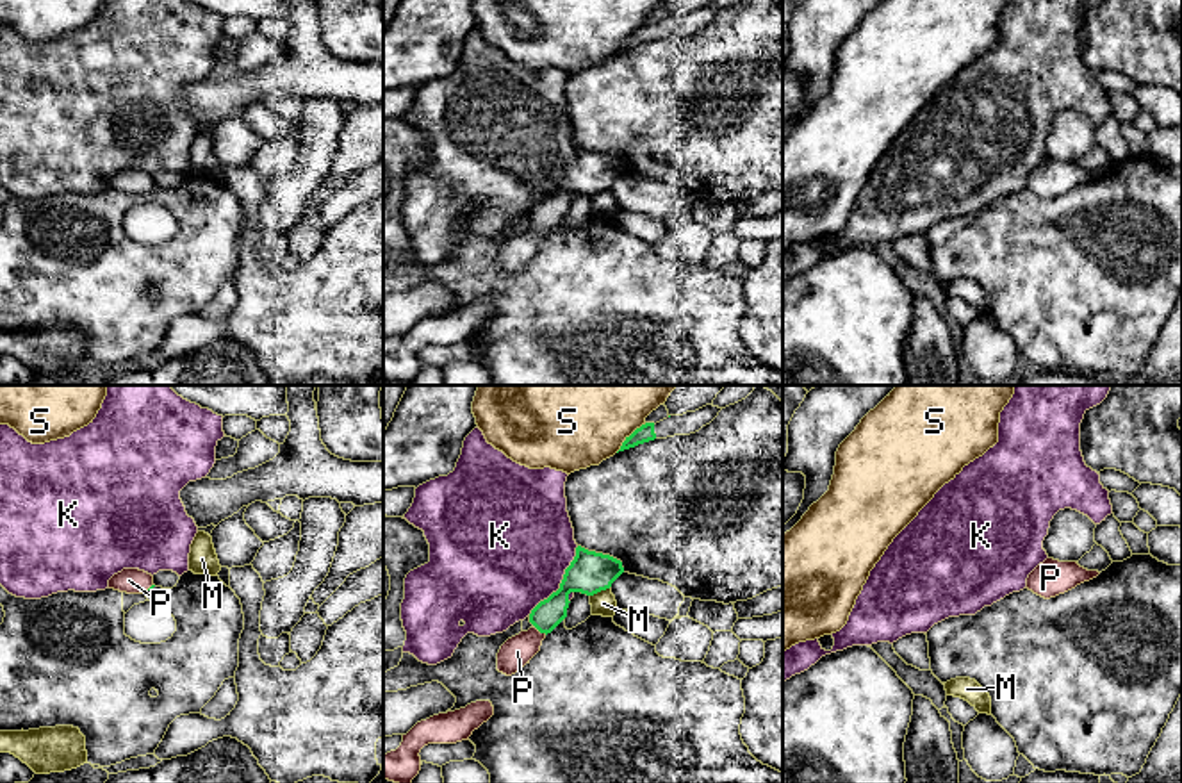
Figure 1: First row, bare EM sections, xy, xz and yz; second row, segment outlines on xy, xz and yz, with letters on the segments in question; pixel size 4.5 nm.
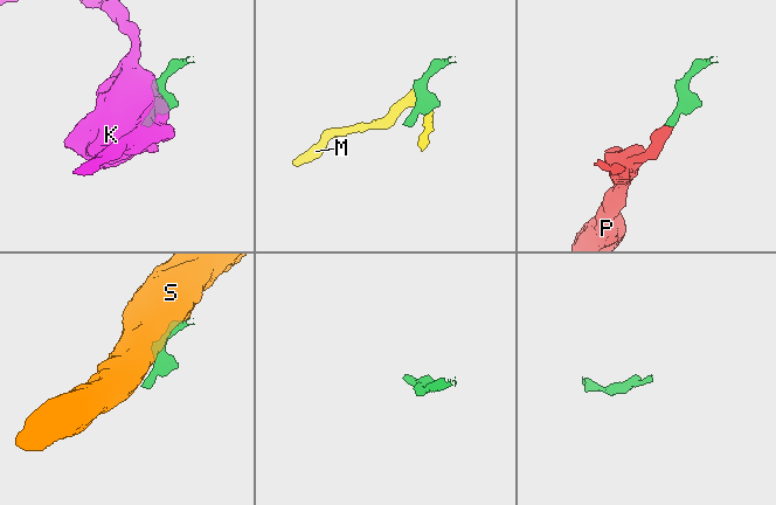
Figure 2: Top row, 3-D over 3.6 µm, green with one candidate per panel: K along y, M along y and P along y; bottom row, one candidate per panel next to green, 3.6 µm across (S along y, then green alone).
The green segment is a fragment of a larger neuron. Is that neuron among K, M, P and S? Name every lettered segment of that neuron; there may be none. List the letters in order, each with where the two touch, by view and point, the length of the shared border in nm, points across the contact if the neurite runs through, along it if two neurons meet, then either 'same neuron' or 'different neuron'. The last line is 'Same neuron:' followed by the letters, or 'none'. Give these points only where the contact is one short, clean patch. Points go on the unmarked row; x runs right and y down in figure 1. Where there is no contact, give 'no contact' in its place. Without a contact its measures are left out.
K: xz (562, 182) | 380 nm | different neuron
M: xz (599, 191) | 100 nm | different neuron
P: xz (541, 232) | 80 nm | across xz (548, 214), (541, 232), (517, 252) | same neuron
S: xz (630, 36) | 190 nm | different neuron
Same neuron: P

